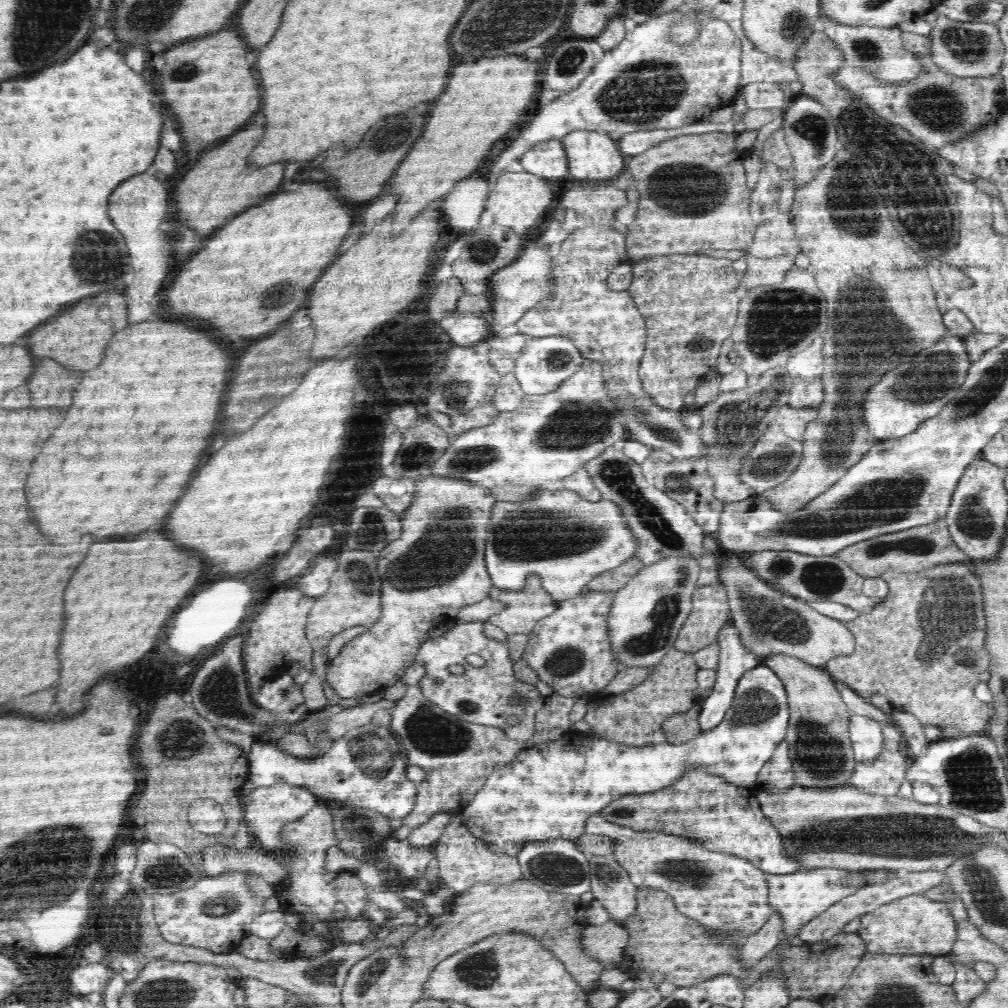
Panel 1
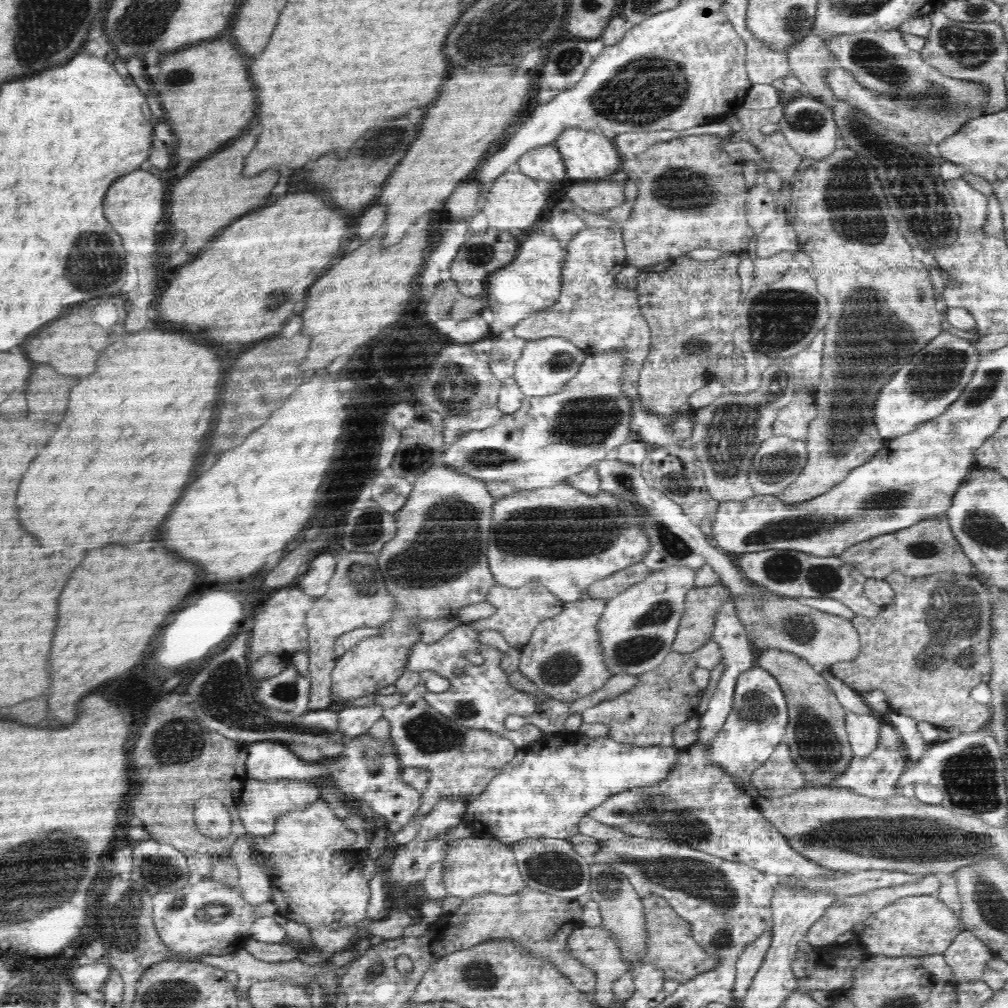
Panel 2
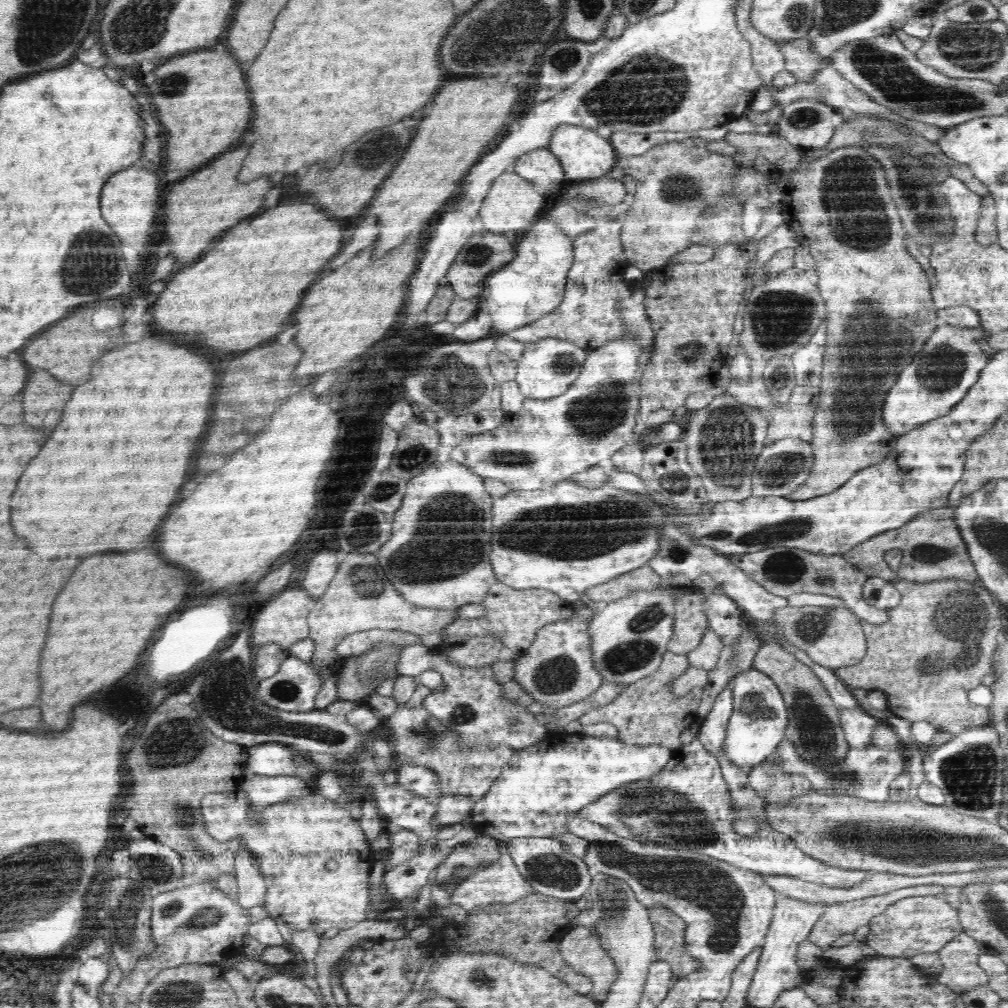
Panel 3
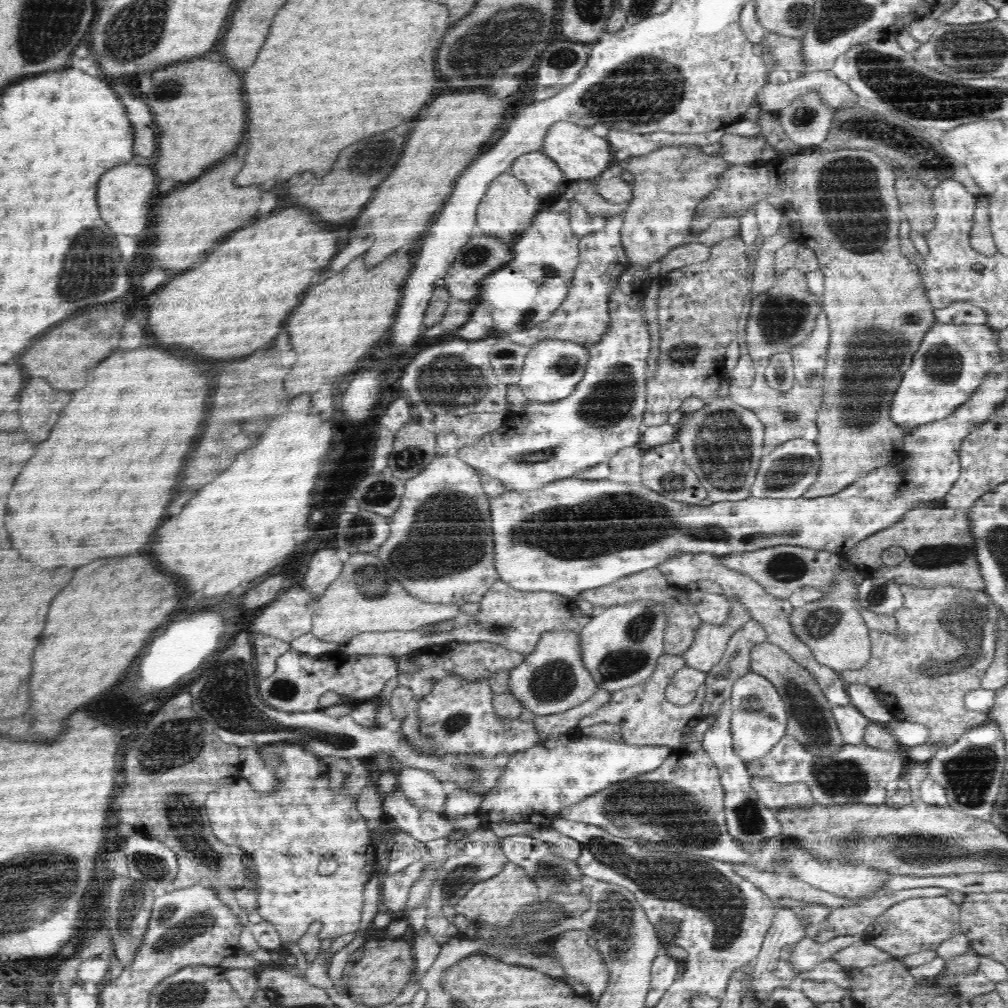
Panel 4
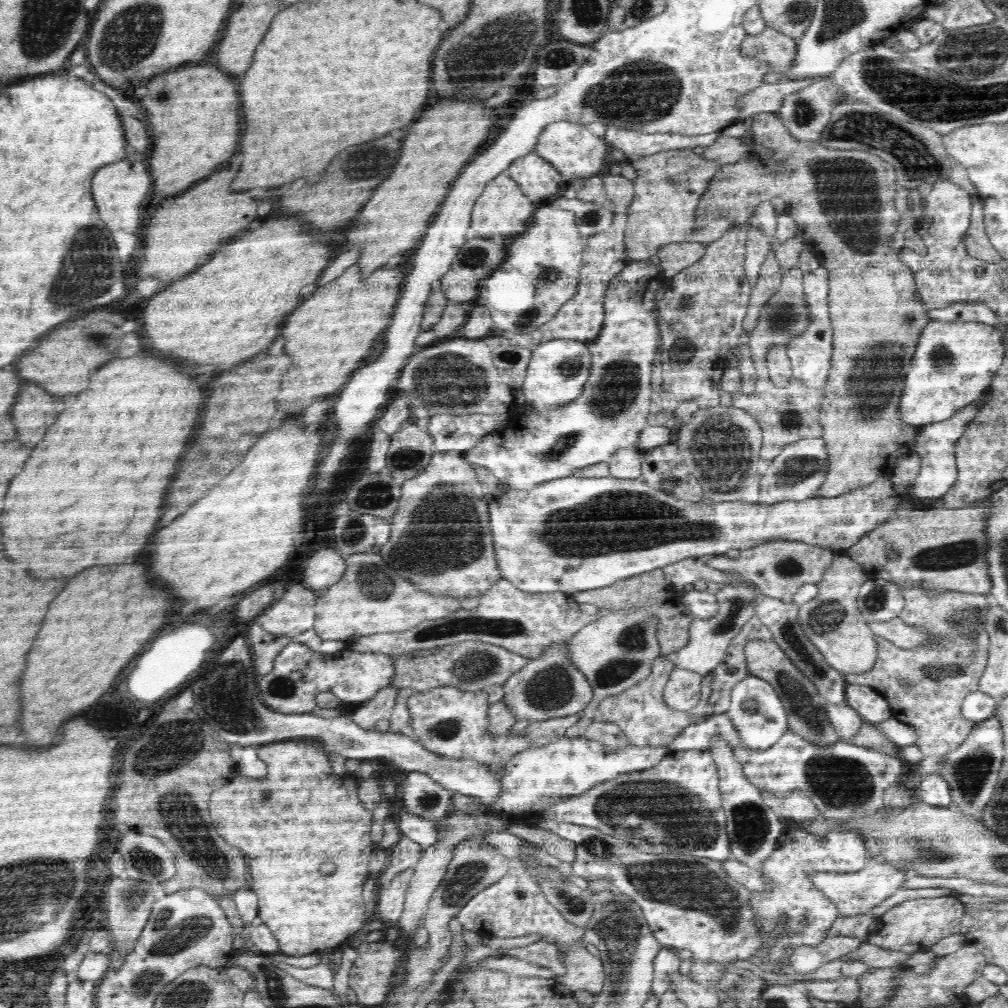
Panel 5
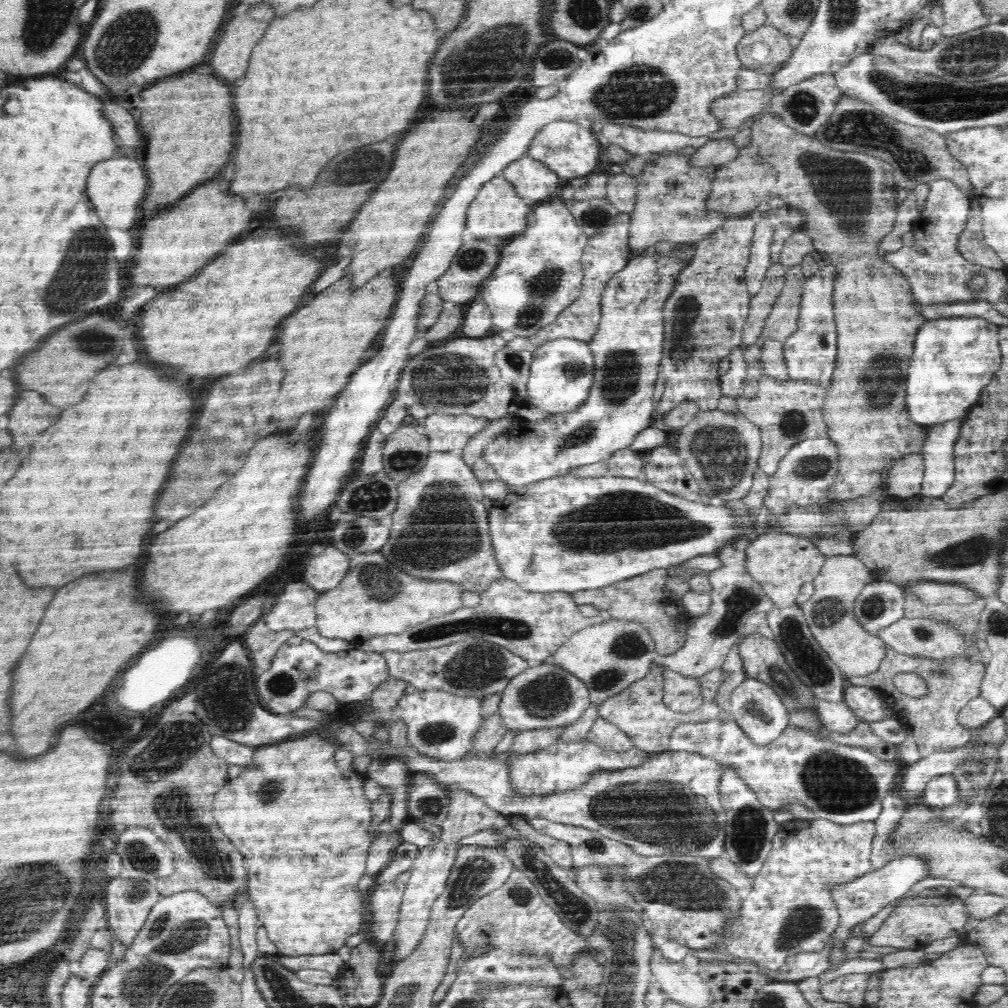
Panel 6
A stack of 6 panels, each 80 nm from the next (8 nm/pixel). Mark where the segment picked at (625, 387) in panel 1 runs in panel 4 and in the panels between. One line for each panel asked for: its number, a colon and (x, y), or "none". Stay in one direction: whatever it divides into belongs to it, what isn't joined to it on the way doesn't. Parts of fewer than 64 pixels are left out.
2: (597, 315)
3: (595, 292)
4: (584, 318)

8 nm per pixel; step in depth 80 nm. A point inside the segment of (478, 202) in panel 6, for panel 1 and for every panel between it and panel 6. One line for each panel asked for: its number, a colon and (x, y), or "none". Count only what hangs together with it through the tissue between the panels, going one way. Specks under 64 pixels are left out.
1: (520, 200)
2: (514, 203)
3: (511, 205)
4: (507, 208)
5: (502, 209)

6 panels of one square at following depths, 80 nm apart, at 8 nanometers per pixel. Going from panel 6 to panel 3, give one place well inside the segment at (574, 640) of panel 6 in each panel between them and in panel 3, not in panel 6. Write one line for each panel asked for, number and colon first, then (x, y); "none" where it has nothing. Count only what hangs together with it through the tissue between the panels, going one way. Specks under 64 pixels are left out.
3: (629, 637)
4: (620, 647)
5: (617, 651)

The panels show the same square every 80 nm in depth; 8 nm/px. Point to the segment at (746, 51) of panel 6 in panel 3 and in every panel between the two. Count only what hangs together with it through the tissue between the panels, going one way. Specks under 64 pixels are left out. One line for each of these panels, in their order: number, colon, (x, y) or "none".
3: (800, 61)
4: (787, 52)
5: (778, 50)

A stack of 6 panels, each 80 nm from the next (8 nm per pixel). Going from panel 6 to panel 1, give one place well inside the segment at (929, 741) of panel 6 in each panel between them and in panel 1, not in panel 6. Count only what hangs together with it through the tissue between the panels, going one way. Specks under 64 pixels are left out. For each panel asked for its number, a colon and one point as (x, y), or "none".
1: (923, 648)
2: (926, 650)
3: (939, 642)
4: (946, 640)
5: (942, 674)

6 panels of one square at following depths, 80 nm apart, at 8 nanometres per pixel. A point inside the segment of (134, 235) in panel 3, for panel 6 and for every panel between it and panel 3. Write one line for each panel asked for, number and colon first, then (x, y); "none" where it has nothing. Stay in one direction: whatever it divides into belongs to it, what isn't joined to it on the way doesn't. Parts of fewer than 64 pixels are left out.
4: (124, 194)
5: (119, 189)
6: (116, 186)

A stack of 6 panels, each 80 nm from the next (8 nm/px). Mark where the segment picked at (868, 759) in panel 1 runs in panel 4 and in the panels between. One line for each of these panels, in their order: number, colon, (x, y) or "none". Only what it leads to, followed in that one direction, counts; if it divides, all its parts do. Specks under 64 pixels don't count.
2: (863, 730)
3: (858, 726)
4: (851, 722)

